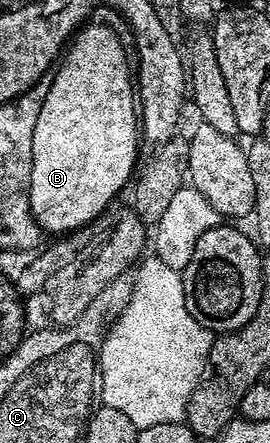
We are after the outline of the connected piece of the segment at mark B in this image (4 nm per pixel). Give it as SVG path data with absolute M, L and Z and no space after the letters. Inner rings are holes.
M90 24L80 27L70 41L55 72L53 86L49 86L49 94L45 94L41 102L37 126L33 126L29 202L35 222L44 233L70 234L102 217L112 207L111 199L126 186L127 179L129 184L137 168L135 147L141 144L141 136L137 131L137 92L133 87L133 68L127 65L129 52L123 49L113 29L103 24Z

